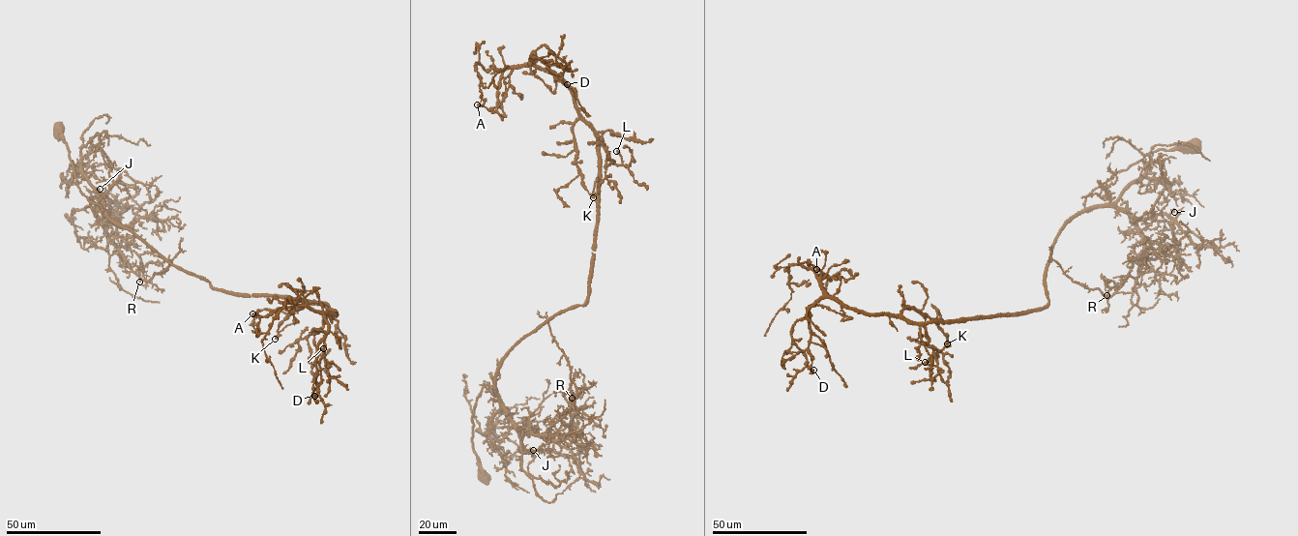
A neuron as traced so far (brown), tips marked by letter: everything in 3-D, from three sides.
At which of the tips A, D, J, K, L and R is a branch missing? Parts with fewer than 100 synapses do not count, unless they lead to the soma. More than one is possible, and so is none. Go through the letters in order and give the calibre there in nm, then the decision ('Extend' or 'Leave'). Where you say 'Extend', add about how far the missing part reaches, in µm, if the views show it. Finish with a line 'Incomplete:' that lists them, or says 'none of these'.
A: Thickness 750 nm. Leave
D: Thickness 600 nm. Leave
J: Thickness 130 nm. Leave
K: Thickness 600 nm. Leave
L: Thickness 700 nm. Leave
R: Thickness 180 nm. Leave
Incomplete: none of these

